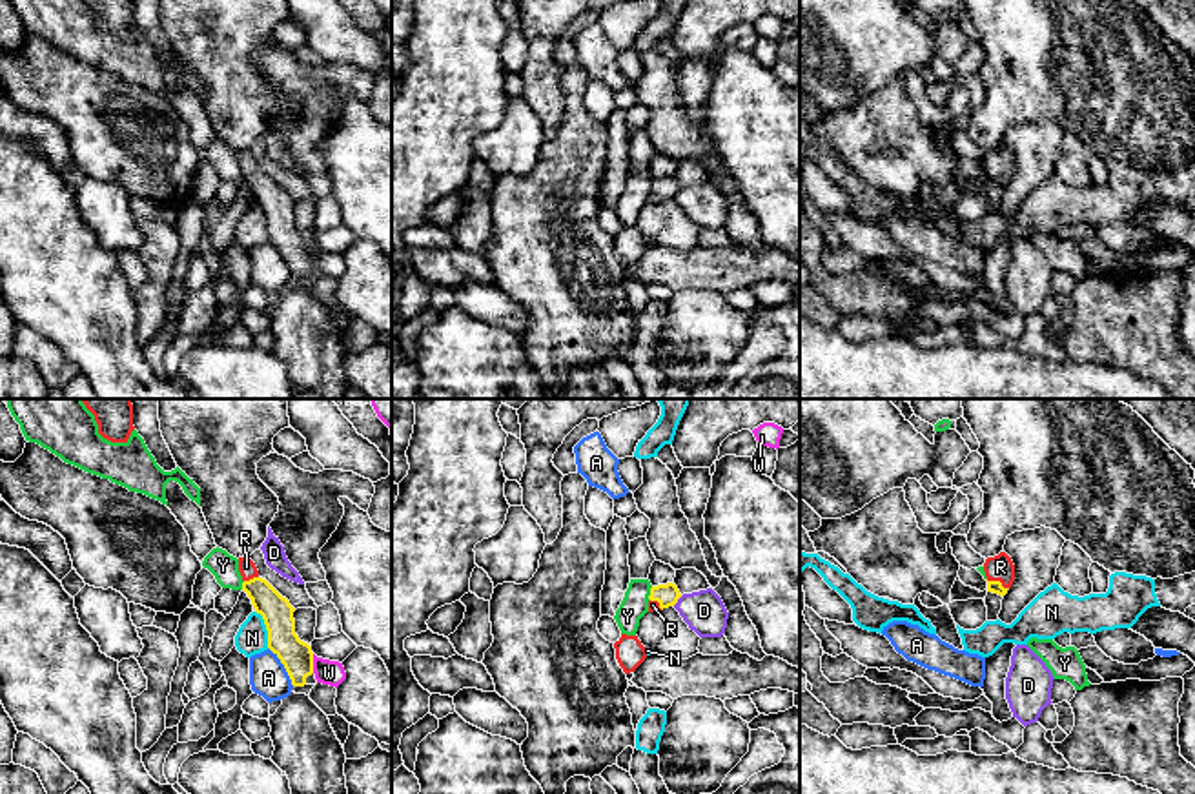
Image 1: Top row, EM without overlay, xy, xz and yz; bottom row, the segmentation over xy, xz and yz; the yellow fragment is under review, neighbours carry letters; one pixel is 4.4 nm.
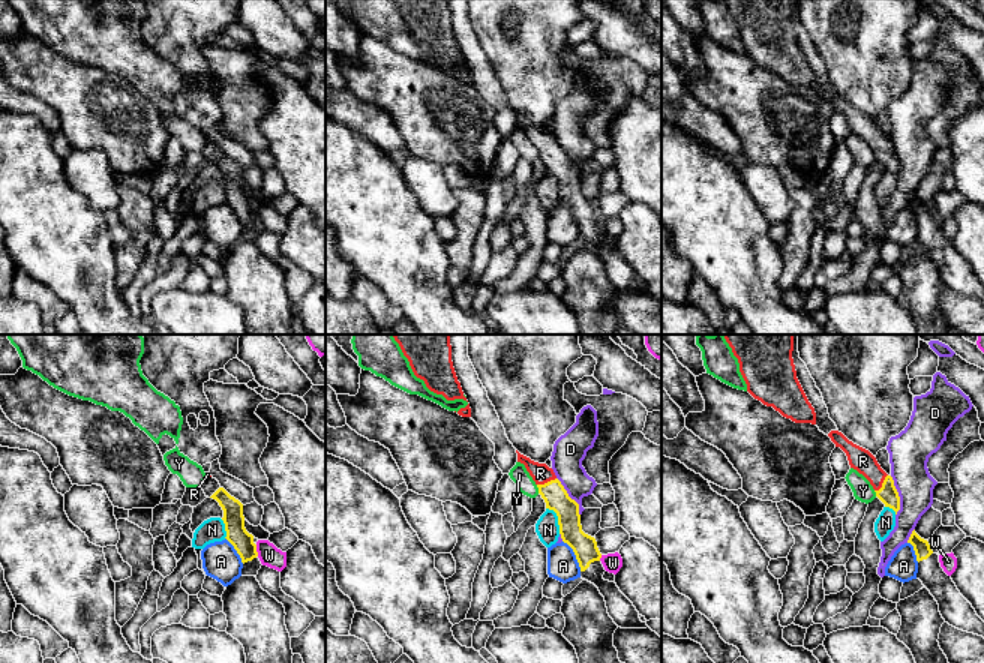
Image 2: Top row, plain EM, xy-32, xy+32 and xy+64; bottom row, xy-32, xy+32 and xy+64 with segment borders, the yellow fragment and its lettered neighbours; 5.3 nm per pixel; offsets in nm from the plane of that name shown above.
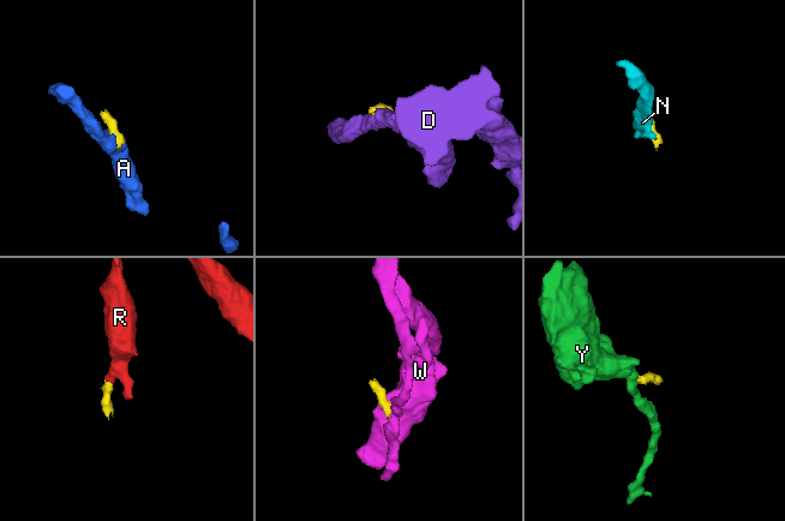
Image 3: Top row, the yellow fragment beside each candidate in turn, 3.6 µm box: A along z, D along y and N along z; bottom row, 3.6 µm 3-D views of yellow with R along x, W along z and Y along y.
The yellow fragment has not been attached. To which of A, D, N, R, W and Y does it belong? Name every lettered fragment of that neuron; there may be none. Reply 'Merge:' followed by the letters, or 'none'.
Merge: R

